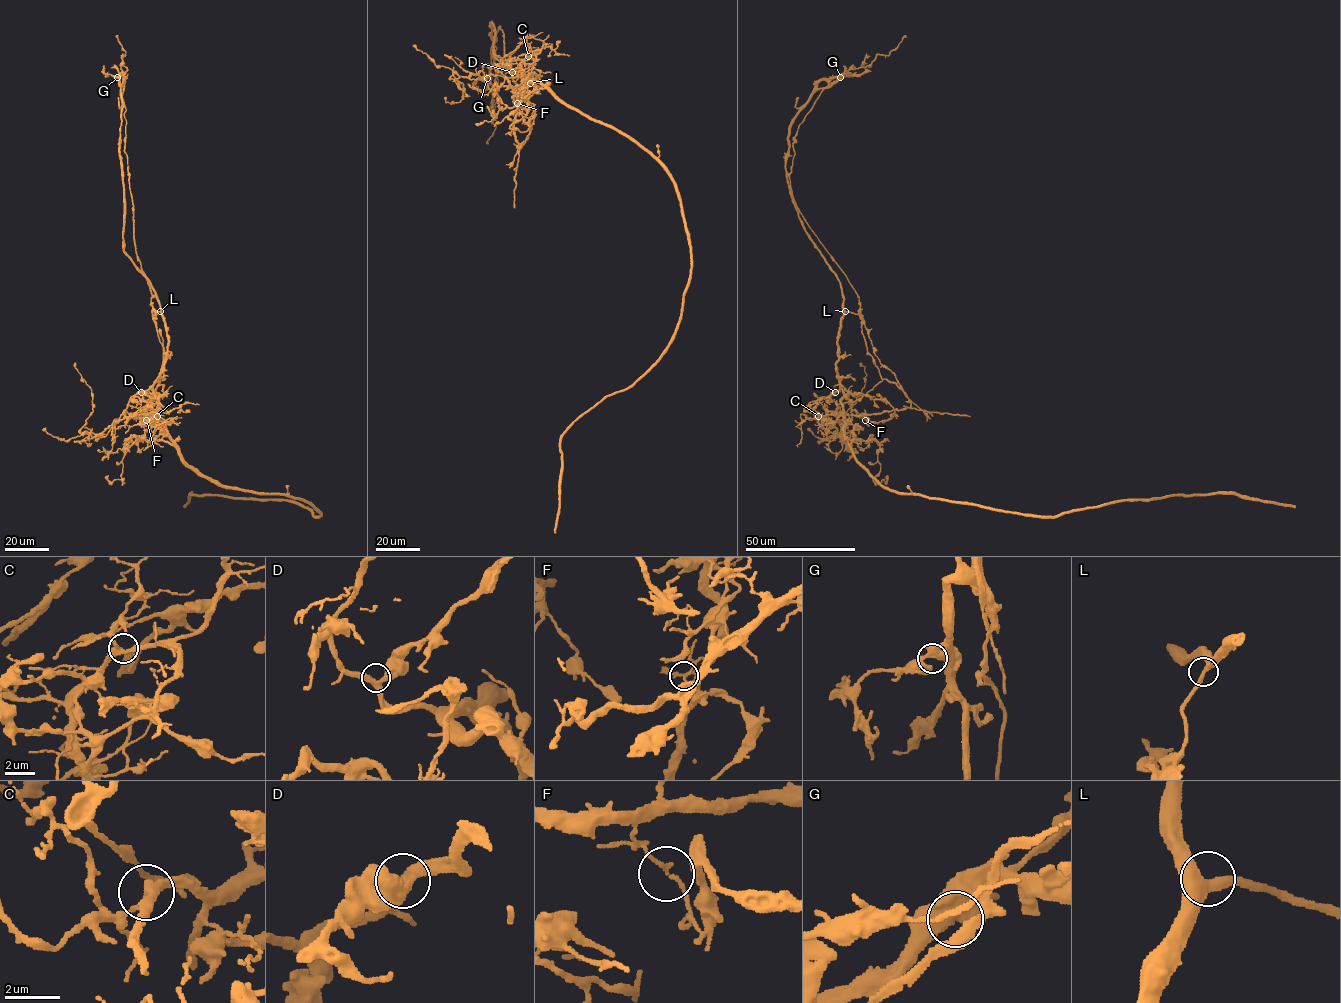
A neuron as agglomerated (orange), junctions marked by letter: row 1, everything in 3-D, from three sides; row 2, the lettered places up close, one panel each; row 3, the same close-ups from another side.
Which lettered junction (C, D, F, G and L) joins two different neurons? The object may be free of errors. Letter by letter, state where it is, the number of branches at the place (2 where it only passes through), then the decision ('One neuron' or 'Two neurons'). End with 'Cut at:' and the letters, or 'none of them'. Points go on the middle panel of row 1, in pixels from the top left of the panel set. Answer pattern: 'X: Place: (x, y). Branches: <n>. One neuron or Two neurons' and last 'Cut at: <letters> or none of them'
C: Place: (528, 56). Branches: 3. One neuron
D: Place: (512, 72). Branches: 3. One neuron
F: Place: (517, 103). Branches: 2. Two neurons
G: Place: (487, 78). Branches: 2. One neuron
L: Place: (530, 83). Branches: 3. One neuron
Cut at: F

